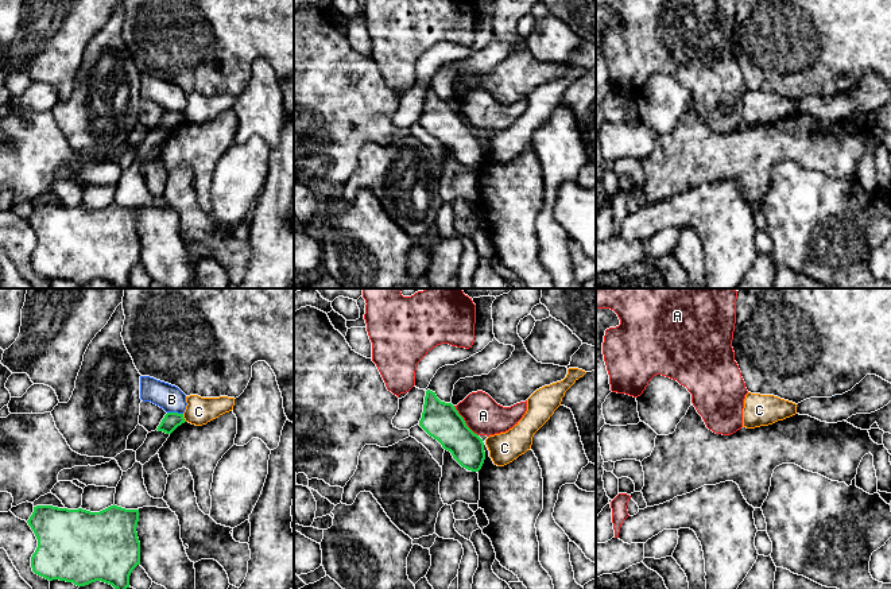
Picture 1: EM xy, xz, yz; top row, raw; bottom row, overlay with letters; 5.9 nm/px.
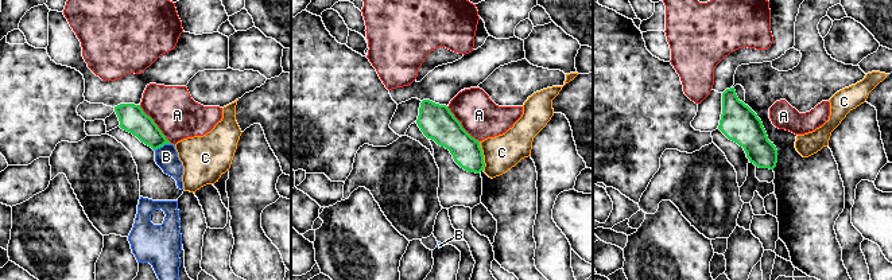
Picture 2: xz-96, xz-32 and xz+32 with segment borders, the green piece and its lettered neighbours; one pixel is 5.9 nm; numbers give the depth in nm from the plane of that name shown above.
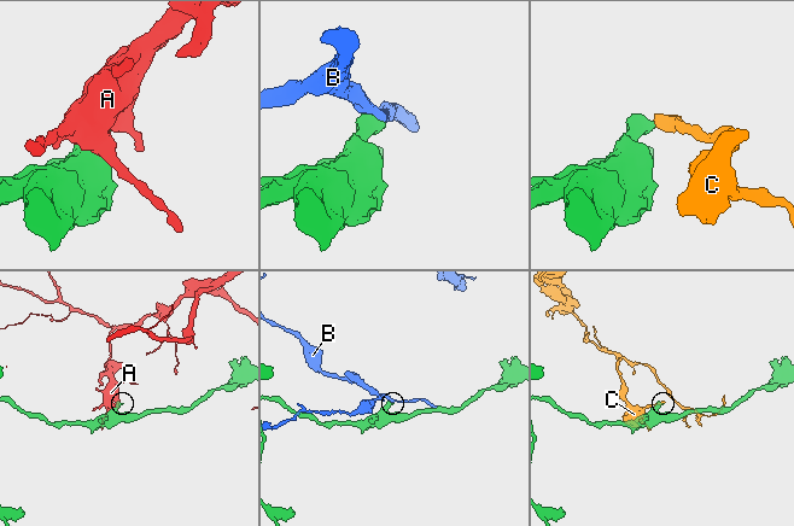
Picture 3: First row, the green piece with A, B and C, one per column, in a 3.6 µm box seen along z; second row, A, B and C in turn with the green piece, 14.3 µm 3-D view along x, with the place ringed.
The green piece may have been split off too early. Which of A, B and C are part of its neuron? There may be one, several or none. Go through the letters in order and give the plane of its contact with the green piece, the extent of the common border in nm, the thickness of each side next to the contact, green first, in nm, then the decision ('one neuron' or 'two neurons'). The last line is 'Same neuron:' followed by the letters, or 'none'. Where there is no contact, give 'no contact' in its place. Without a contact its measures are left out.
A: meets green in xz; contact 240 nm long; 220 nm thick on the green side, 220 nm on the other; two neurons
B: meets green in xy; contact 100 nm long; 100 nm thick on the green side, 160 nm on the other; two neurons
C: meets green in xy; contact 50 nm long; 100 nm thick on the green side, 160 nm on the other; two neurons
Same neuron: none

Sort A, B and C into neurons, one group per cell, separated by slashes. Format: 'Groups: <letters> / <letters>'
Groups: A / B / C

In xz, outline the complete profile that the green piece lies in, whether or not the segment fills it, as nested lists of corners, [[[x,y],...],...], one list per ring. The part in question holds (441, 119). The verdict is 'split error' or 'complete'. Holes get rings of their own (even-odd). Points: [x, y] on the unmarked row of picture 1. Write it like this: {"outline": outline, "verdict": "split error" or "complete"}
{"outline": [[[427,88],[425,94],[423,111],[419,124],[442,146],[452,151],[453,156],[465,167],[479,170],[485,158],[484,140],[465,121],[452,101],[441,100],[435,90]]], "verdict": "complete"}

